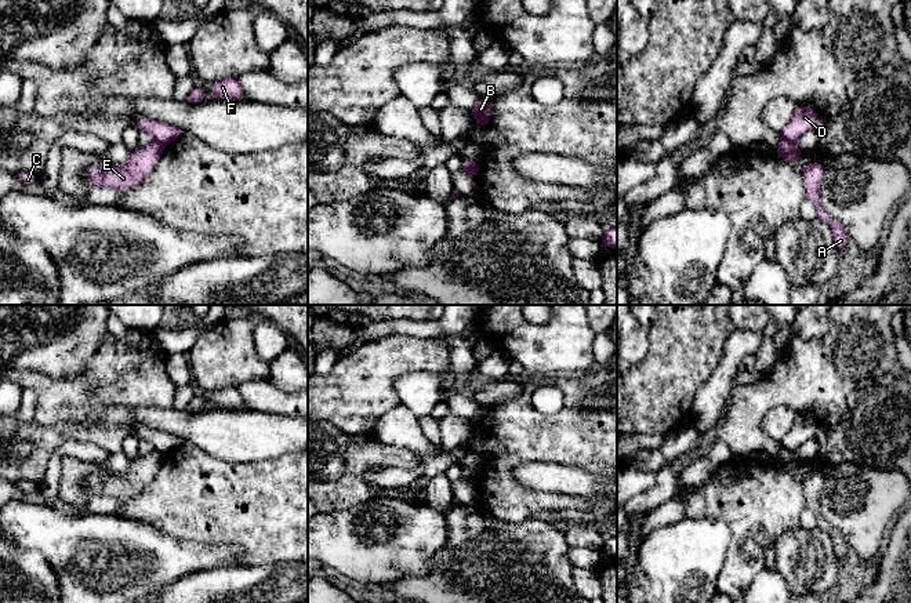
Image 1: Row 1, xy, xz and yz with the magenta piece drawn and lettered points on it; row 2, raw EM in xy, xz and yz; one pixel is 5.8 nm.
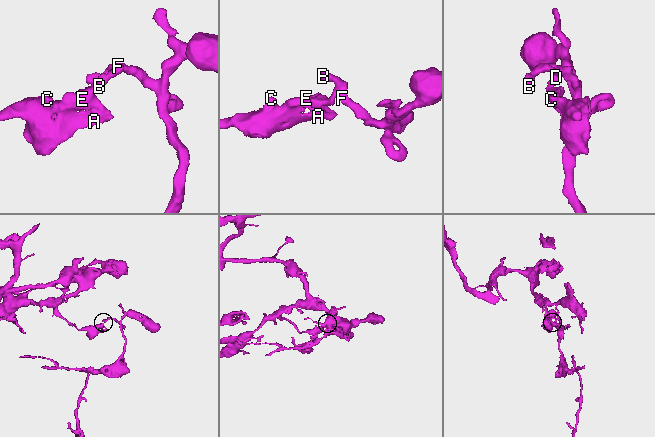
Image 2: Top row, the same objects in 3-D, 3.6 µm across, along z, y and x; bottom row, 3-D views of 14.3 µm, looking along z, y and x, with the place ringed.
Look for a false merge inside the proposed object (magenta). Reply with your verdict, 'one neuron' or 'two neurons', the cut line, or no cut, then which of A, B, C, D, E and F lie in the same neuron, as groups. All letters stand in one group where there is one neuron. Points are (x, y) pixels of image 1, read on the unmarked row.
two neurons | yz (781, 447), (792, 451) | A C E / B D F

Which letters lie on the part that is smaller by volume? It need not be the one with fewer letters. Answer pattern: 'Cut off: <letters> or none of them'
Cut off: B, D, F

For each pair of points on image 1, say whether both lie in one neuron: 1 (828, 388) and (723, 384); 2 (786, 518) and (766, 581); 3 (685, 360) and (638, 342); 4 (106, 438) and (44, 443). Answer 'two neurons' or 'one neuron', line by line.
1: two neurons
2: two neurons
3: two neurons
4: one neuron

